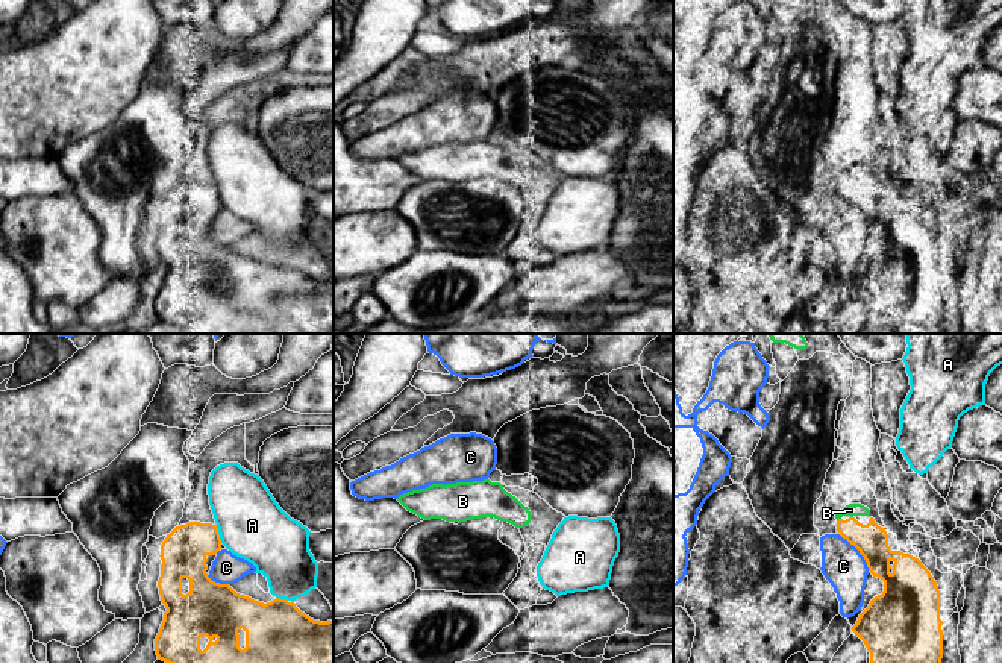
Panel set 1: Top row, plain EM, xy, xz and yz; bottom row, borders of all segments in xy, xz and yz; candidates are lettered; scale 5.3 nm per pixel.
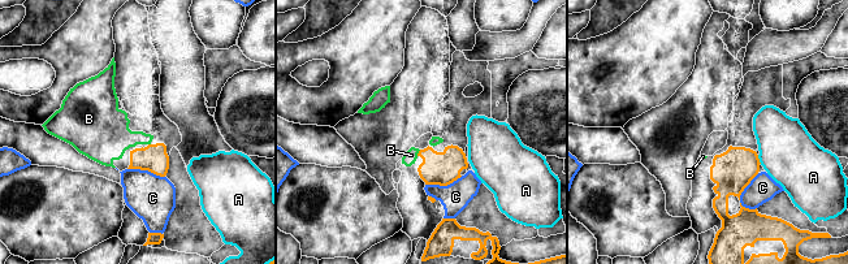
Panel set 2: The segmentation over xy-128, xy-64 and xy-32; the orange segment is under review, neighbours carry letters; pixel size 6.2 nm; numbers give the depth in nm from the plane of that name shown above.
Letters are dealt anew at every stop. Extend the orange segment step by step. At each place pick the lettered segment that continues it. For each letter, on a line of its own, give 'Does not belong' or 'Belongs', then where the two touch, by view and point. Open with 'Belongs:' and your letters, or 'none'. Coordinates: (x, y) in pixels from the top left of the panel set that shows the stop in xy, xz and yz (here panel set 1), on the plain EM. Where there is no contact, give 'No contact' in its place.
Belongs: B
A: Does not belong. Touches orange at xy (219, 194)
B: Belongs. Touches orange at yz (839, 179)
C: Does not belong. Touches orange at yz (860, 213)

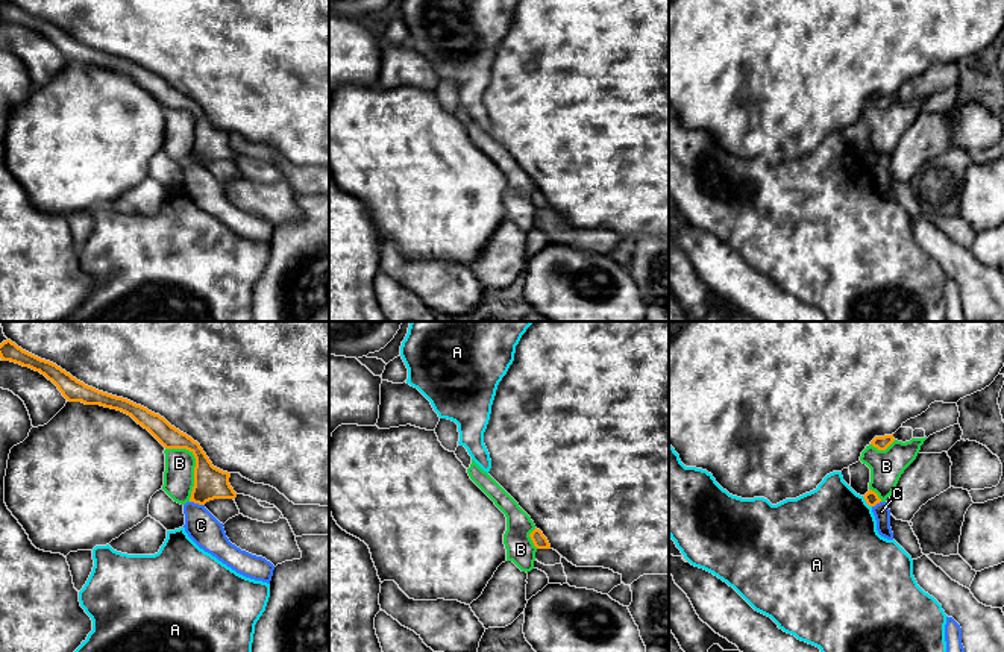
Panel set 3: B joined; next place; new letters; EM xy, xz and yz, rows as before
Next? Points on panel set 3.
Belongs: none
A: Does not belong. Touches orange at yz (866, 162)
B: Does not belong. Touches orange at xy (196, 125)
C: Does not belong. Touches orange at xy (197, 162)

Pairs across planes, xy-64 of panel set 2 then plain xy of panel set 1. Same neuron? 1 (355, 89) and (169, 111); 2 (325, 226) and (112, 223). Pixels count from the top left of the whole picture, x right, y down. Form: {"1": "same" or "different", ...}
{"1": "different", "2": "different"}

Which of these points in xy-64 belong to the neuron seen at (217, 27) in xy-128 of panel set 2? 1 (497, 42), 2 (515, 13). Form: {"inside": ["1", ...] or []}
{"inside": ["2"]}

